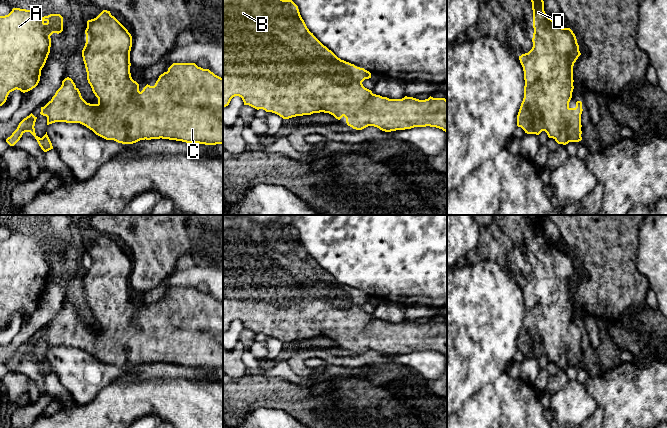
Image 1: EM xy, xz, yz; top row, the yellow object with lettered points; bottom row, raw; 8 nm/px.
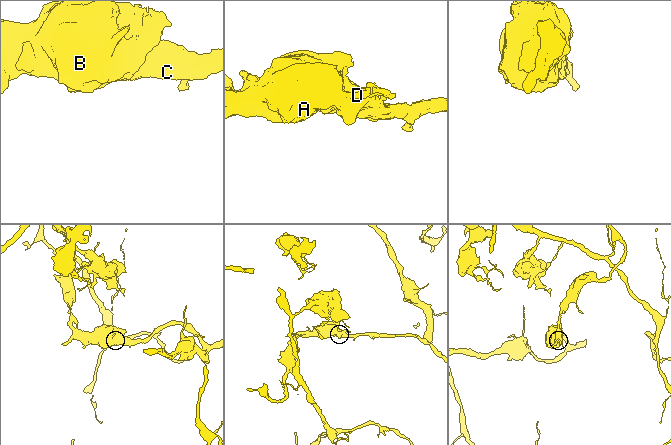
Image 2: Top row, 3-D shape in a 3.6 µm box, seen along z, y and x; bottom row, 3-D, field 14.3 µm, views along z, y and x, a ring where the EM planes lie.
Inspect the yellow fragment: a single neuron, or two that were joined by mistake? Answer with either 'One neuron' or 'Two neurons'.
One neuron

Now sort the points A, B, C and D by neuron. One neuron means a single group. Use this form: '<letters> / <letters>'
A B C D

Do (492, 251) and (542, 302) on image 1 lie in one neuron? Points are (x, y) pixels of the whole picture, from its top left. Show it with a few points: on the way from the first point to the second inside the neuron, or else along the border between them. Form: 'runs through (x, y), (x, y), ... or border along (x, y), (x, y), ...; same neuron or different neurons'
runs through (516, 237), (524, 237), (542, 255), (542, 278); same neuron

